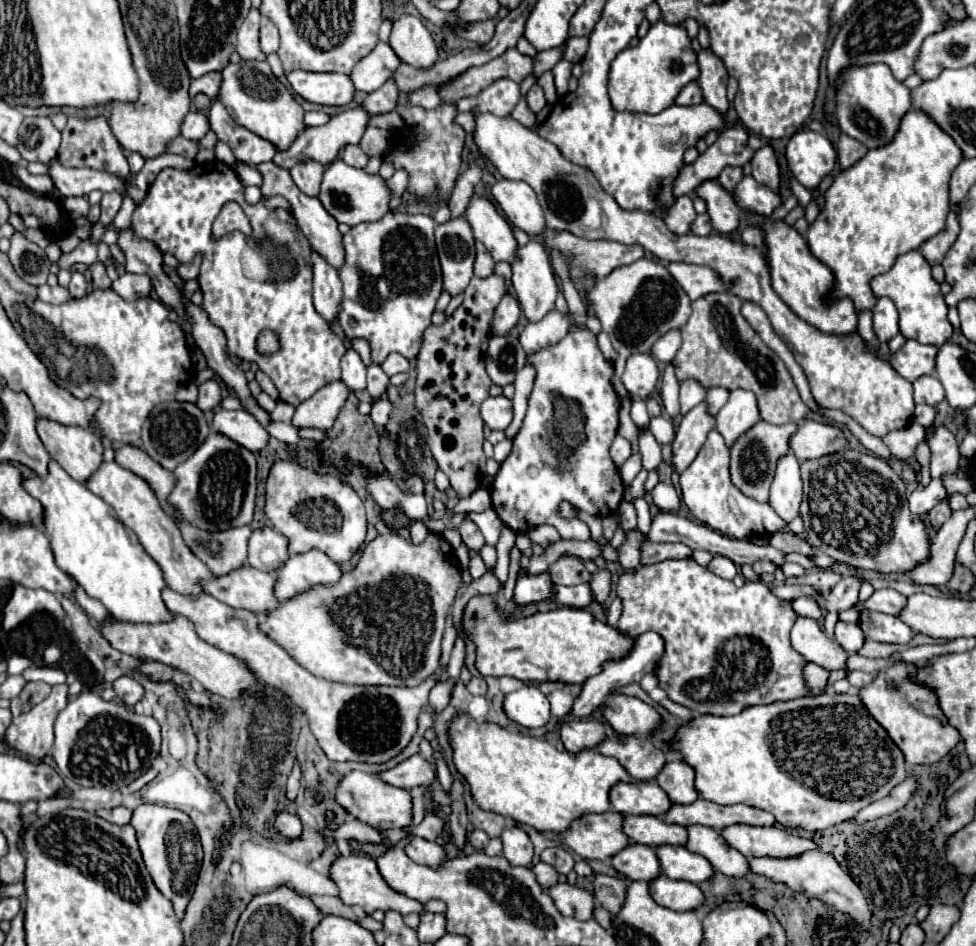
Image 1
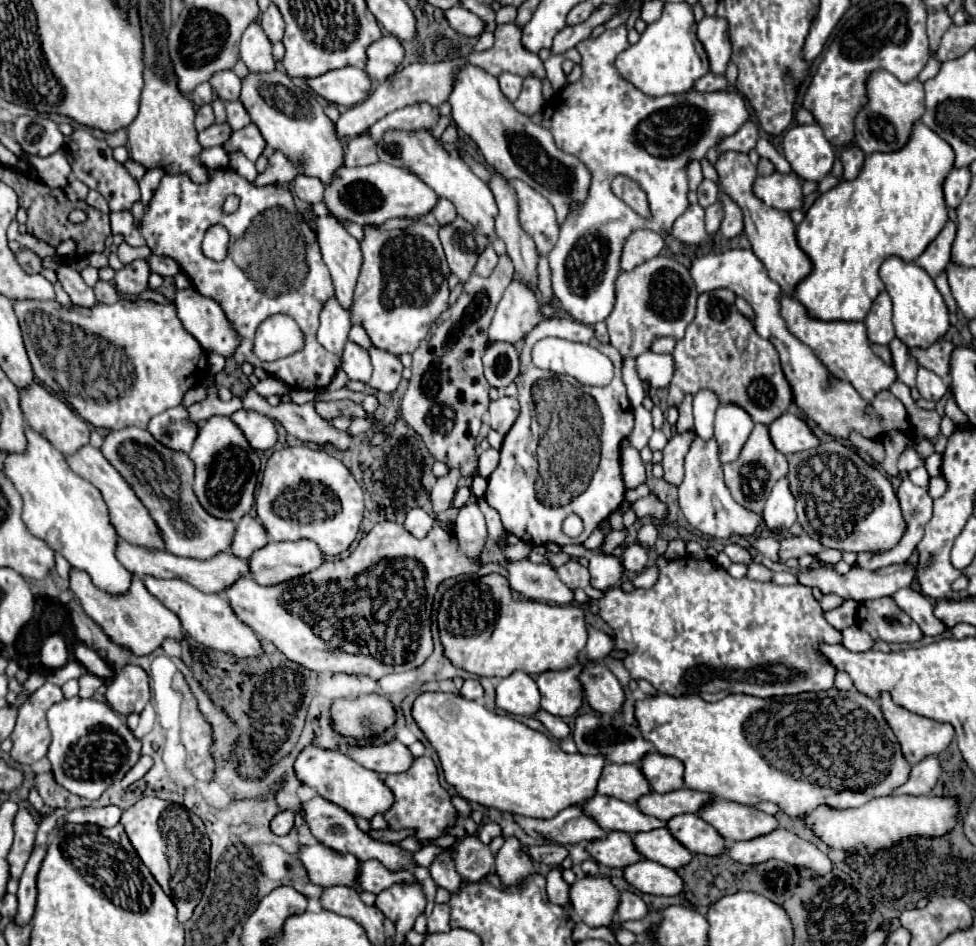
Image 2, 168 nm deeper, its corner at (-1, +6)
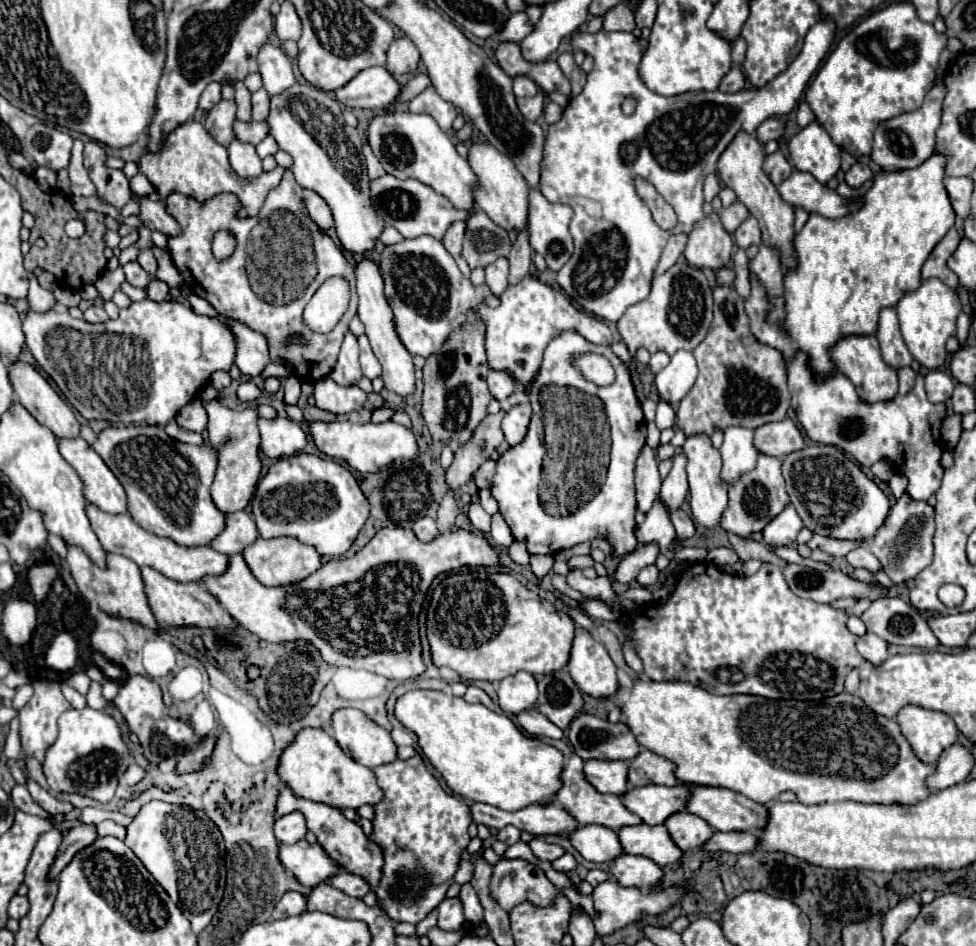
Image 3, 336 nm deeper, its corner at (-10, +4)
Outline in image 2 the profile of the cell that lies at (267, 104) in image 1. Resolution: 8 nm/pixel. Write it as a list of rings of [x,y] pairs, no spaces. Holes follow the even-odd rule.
[[[280,70],[272,74],[248,74],[248,78],[242,80],[240,102],[246,106],[252,122],[258,126],[270,148],[298,164],[300,174],[314,176],[324,186],[332,184],[338,168],[344,166],[344,146],[336,136],[334,122],[326,116],[312,90],[306,86],[298,88],[292,78]]]

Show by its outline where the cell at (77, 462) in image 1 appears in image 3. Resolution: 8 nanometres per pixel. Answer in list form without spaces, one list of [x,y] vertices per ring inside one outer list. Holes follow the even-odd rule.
[[[15,362],[9,366],[9,376],[11,376],[11,384],[15,388],[15,394],[19,398],[19,402],[29,410],[29,414],[43,426],[47,426],[57,438],[79,438],[79,428],[81,424],[77,422],[73,410],[65,404],[65,400],[59,398],[59,394],[49,386],[49,382],[29,364],[25,362]]]

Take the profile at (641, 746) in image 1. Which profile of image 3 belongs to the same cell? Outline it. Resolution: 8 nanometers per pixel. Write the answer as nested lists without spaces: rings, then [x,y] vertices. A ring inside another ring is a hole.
[[[579,714],[569,726],[569,740],[583,760],[631,760],[641,752],[639,742],[625,722],[609,722]]]

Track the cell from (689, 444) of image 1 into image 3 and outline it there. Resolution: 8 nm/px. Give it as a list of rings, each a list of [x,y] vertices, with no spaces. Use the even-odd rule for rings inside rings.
[[[679,450],[675,456],[673,456],[673,468],[669,472],[669,476],[663,480],[663,486],[661,486],[661,502],[669,508],[669,510],[677,510],[685,496],[687,496],[687,472],[685,472],[685,464],[687,464],[687,456]]]

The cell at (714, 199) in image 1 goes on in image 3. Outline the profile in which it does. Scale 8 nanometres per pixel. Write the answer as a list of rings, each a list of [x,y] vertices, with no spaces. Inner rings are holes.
[[[749,216],[737,230],[735,230],[735,242],[739,248],[747,248],[751,244],[761,244],[761,232],[759,232],[759,224],[753,216]]]

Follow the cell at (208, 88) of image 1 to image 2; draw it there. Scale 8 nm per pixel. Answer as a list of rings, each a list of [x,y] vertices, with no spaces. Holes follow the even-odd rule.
[[[232,70],[214,74],[212,80],[210,80],[210,84],[212,84],[212,88],[218,92],[218,96],[224,102],[236,102],[236,100],[240,100],[240,78]]]

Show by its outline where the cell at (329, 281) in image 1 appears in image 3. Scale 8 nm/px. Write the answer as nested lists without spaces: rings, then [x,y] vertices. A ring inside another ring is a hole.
[[[353,332],[345,334],[337,366],[333,368],[329,378],[333,378],[341,386],[351,386],[351,384],[355,384],[361,378],[359,346],[357,346],[357,336]]]

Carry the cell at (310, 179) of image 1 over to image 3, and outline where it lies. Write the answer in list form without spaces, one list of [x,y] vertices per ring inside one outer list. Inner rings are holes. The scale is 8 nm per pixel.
[[[303,190],[305,196],[305,204],[309,210],[309,216],[313,218],[313,222],[321,228],[327,230],[333,226],[333,218],[331,218],[331,208],[327,206],[327,202],[323,202],[323,198],[319,194],[315,194],[315,190]]]

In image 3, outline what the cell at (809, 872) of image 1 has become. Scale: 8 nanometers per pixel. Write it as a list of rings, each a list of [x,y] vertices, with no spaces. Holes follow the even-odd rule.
[[[715,832],[713,838],[703,846],[703,850],[745,854],[745,852],[755,852],[757,846],[759,846],[759,836],[753,832]]]

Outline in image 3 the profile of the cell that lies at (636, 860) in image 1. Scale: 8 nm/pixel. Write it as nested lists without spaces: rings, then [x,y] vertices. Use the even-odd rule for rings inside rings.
[[[579,826],[575,832],[567,834],[567,838],[589,862],[613,862],[625,854],[623,846],[619,846],[619,834],[605,826]]]

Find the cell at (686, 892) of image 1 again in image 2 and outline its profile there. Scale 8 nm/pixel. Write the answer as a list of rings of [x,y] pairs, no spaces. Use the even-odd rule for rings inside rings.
[[[646,858],[626,866],[622,876],[628,884],[644,894],[674,896],[682,892],[682,880],[678,880],[678,874],[674,870]]]

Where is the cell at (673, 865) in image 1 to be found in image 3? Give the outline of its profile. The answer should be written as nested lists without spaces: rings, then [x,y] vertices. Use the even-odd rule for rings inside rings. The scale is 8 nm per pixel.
[[[663,824],[625,826],[619,830],[619,840],[627,854],[651,858],[659,866],[673,864],[683,856],[683,850],[679,850],[675,842],[671,842],[671,836],[667,834],[667,828]]]

